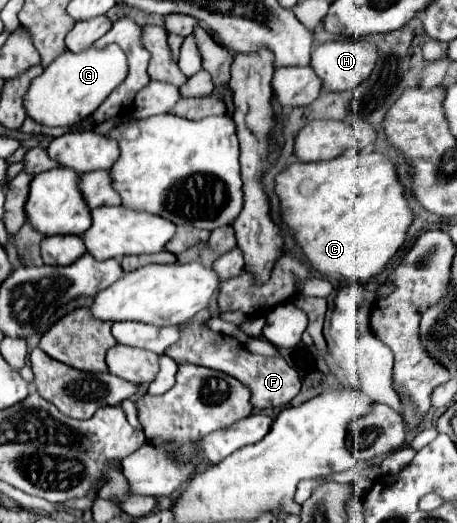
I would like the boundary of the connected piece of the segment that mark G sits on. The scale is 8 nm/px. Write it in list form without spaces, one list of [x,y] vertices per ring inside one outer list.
[[[109,45],[105,49],[89,47],[81,53],[63,51],[43,73],[33,79],[23,99],[27,117],[35,119],[45,127],[73,127],[81,119],[87,119],[103,99],[125,79],[127,59],[125,53],[117,45]]]

